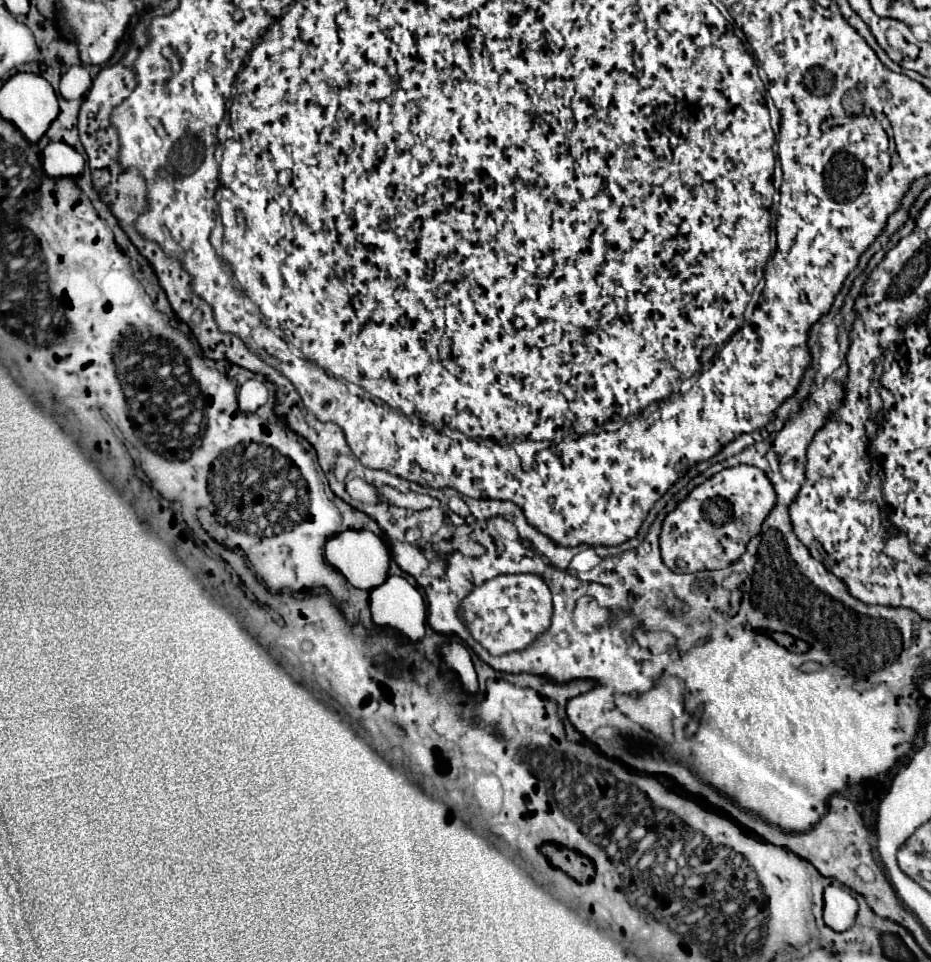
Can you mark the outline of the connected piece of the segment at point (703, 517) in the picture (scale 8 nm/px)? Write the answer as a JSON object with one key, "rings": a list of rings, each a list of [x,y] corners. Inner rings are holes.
{"rings":[[[738,464],[726,468],[696,486],[666,518],[660,532],[664,564],[674,572],[718,570],[738,560],[752,536],[762,528],[764,518],[776,504],[776,494],[766,474],[754,466]],[[674,560],[684,560],[686,568],[676,568]]]}

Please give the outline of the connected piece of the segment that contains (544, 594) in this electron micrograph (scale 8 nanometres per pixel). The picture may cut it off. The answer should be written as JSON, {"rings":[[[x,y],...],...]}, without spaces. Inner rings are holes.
{"rings":[[[504,574],[474,588],[460,604],[462,620],[476,642],[492,656],[524,650],[550,626],[552,596],[540,576],[534,574]]]}

